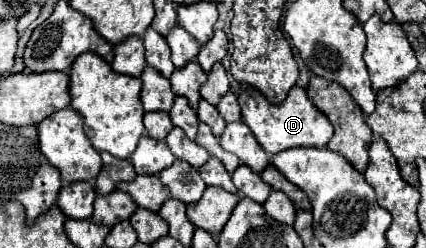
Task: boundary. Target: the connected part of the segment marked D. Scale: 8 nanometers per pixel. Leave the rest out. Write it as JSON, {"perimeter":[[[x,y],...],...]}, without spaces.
{"perimeter":[[[299,85],[291,87],[287,99],[279,105],[271,105],[255,87],[243,87],[243,91],[239,93],[239,105],[243,123],[253,131],[255,139],[269,155],[293,147],[327,147],[327,143],[331,141],[333,127],[329,119],[309,101],[307,91]]]}

